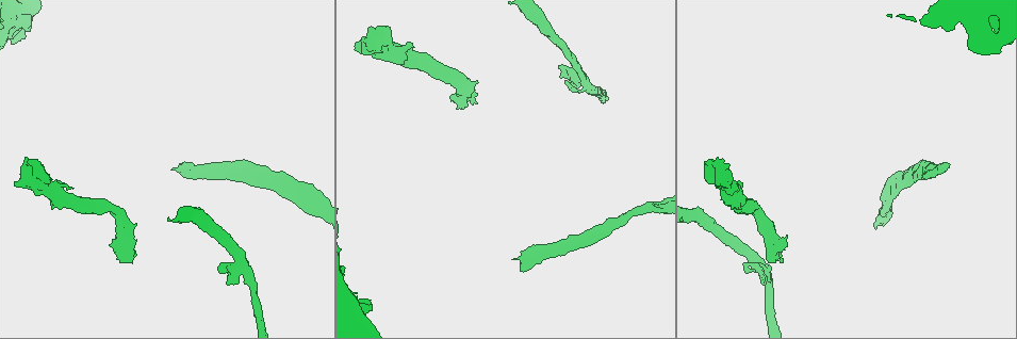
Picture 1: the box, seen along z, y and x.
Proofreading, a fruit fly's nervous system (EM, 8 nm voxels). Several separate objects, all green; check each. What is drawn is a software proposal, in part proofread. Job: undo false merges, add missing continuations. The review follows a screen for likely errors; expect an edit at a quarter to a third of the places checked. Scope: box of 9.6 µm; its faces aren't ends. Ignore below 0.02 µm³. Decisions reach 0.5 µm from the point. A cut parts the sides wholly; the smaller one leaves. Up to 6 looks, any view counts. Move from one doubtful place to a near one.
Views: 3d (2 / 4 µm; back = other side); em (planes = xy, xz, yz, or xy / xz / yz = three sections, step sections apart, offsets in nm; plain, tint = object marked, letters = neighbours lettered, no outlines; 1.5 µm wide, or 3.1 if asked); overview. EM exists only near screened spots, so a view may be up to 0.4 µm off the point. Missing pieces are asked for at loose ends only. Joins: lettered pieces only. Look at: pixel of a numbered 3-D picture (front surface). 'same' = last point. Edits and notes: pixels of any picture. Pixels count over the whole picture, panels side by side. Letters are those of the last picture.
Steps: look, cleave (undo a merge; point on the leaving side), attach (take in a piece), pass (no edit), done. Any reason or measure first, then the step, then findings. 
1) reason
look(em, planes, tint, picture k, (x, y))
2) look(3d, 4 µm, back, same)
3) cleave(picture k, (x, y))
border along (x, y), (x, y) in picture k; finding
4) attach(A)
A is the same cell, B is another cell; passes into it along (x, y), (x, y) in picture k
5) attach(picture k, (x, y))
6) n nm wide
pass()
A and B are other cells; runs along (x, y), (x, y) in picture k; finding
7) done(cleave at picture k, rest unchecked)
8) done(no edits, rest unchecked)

branch stops here
look(em, xz, step 4, letters, picture 1, (175, 169))

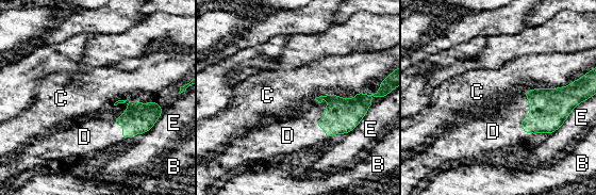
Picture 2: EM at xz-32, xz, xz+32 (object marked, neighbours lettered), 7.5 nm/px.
attach(D)
D is the same cell, B, C and E are other cells; passes into it along (342, 115), (325, 115), (297, 131) in picture 2; the neuron continues

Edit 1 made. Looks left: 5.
free end
look(3d, 2 µm, picture 1, (769, 281))

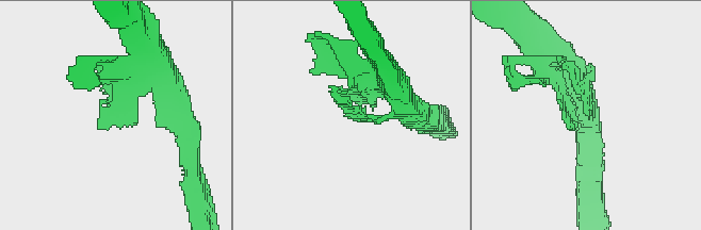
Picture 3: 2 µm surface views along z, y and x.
need the tissue
look(em, planes, letters, picture 3, (371, 119))

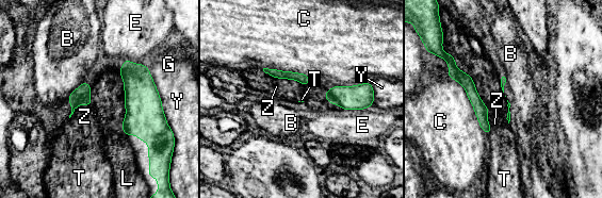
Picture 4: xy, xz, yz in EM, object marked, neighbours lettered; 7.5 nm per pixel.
pass()
B, C, E, G, L, T, Y and Z are other cells; border along (83, 81), (67, 97) in picture 4; none of them fits

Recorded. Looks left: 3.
an open end
look(em, yz, step 8, tint, picture 1, (368, 309))

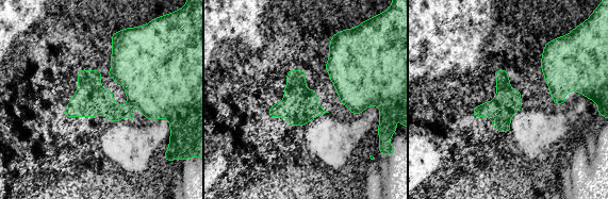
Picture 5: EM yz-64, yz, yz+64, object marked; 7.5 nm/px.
look(em, planes, letters, same)

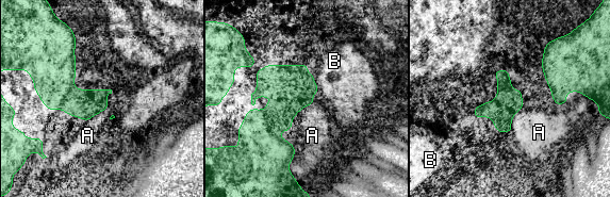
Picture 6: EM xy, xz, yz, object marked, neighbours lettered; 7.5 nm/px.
pass()
A and B are other cells; none of them fits

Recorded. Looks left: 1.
done(attach at picture 2, rest unchecked)

